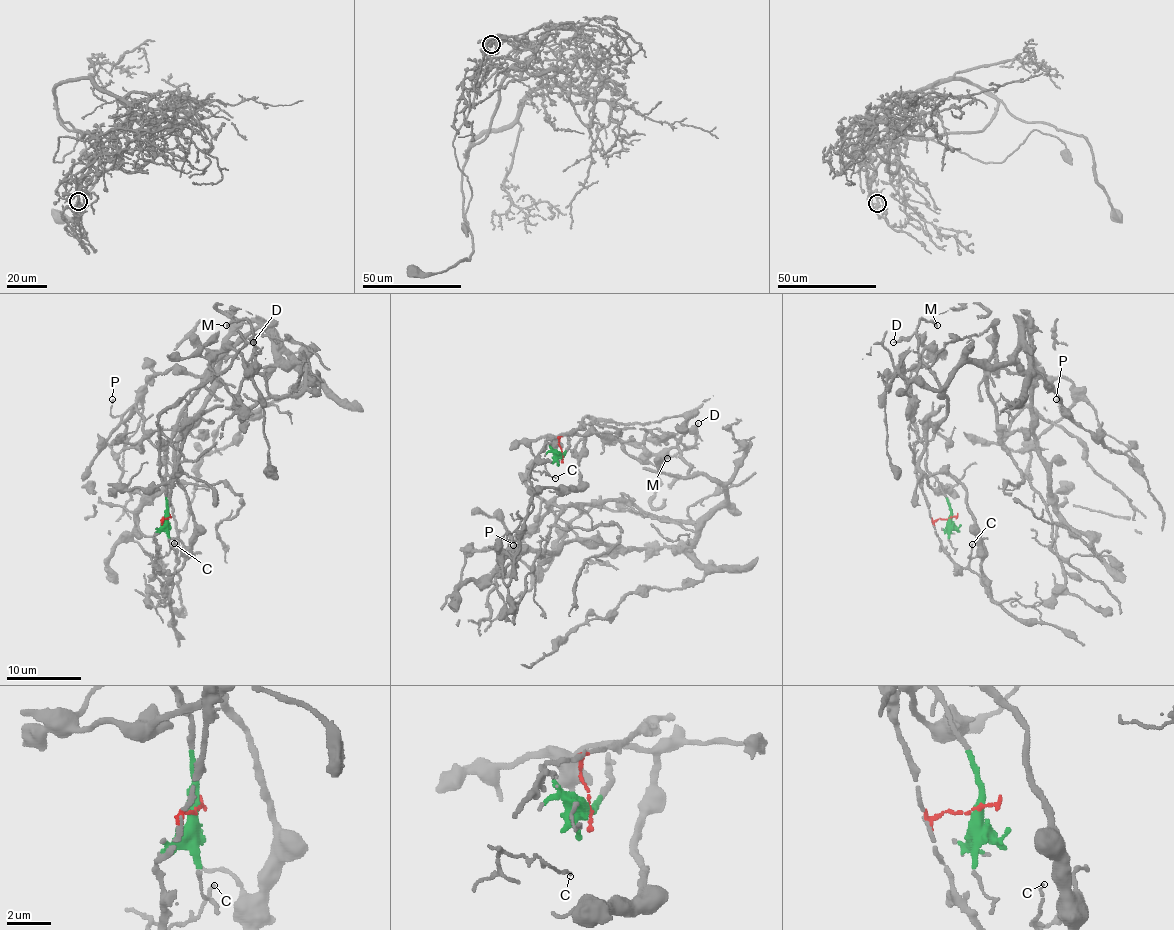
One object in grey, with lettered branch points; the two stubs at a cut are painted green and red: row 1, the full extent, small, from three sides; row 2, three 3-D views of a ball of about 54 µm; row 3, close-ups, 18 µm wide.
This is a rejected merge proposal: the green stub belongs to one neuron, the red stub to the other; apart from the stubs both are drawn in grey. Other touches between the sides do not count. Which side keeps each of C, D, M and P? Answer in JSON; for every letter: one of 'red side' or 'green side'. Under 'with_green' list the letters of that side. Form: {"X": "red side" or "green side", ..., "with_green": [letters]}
{"C": "red side", "D": "red side", "M": "red side", "P": "green side", "with_green": ["P"]}

